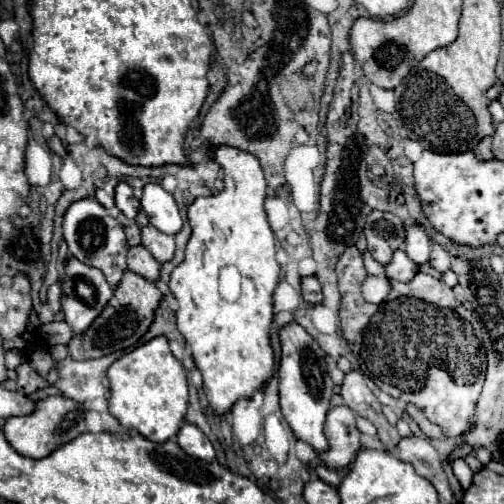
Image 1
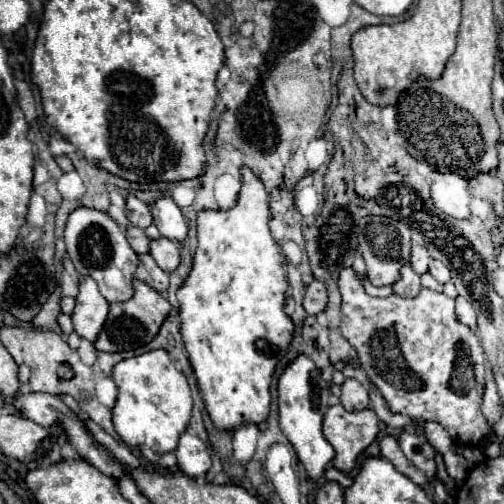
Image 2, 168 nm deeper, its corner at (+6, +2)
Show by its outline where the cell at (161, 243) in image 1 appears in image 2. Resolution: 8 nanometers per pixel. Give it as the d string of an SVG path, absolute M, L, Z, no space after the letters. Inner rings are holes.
M157 238L149 242L149 254L155 258L161 270L173 272L179 266L179 244L169 238Z

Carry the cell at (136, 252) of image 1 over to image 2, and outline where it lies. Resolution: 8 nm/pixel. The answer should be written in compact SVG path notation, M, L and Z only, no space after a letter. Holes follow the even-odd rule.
M139 254L139 266L135 278L143 280L157 292L165 292L169 288L169 276L157 266L157 262L149 254Z

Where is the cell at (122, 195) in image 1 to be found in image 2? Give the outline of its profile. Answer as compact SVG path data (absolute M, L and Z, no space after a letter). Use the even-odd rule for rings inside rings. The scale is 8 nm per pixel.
M133 194L127 196L127 218L133 226L147 228L151 224L151 212L149 206L141 200L137 200Z

